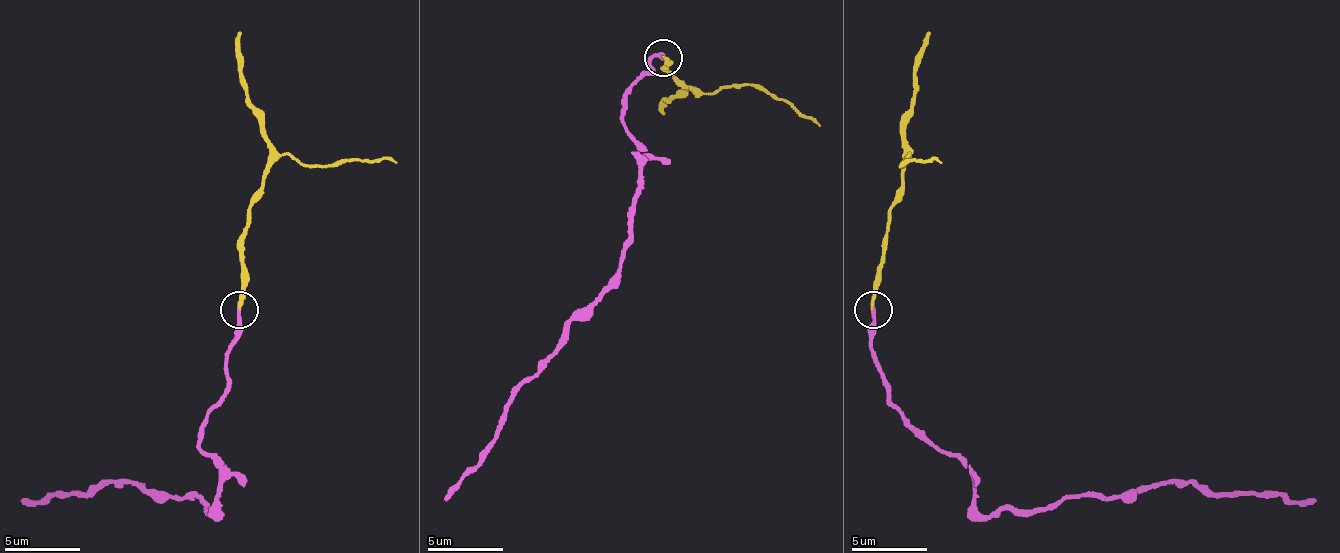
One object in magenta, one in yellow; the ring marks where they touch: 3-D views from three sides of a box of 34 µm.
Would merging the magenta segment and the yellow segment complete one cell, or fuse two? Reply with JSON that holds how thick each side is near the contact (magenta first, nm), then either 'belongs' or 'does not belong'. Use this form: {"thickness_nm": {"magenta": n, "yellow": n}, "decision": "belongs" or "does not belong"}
{"thickness_nm": {"magenta": 280, "yellow": 200}, "decision": "belongs"}

